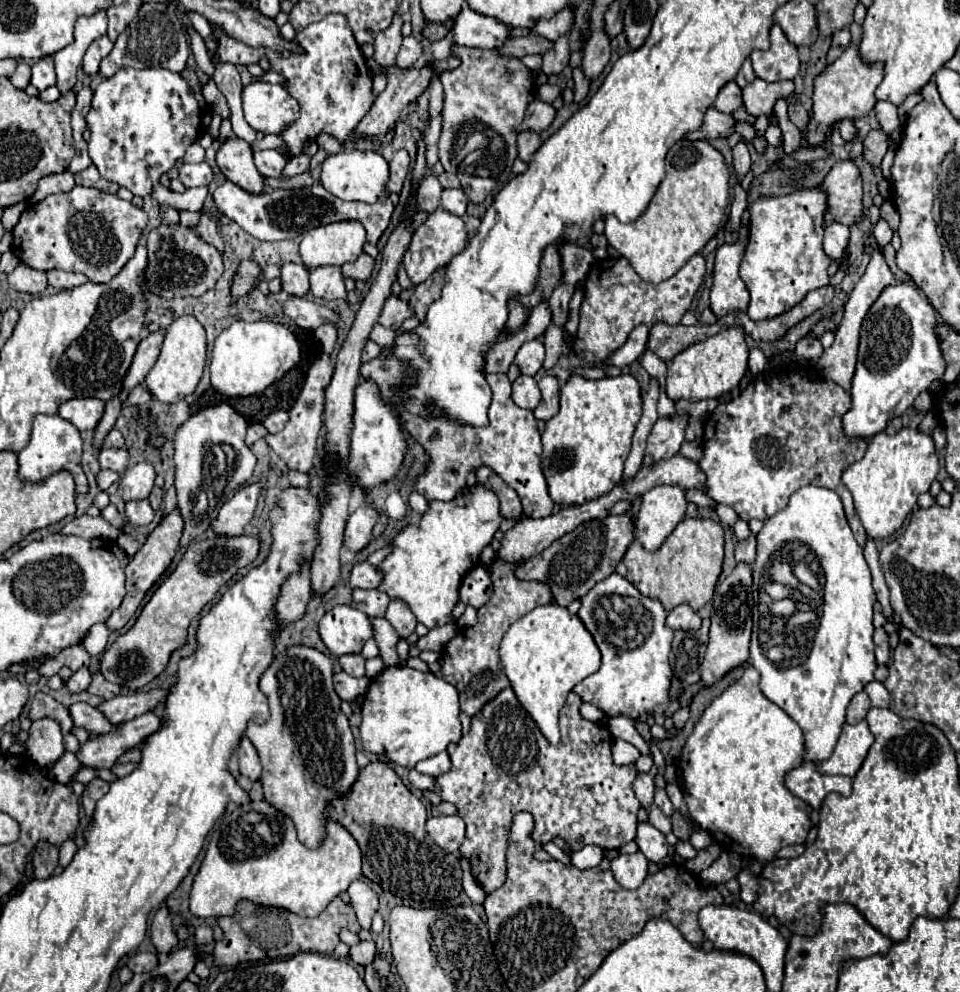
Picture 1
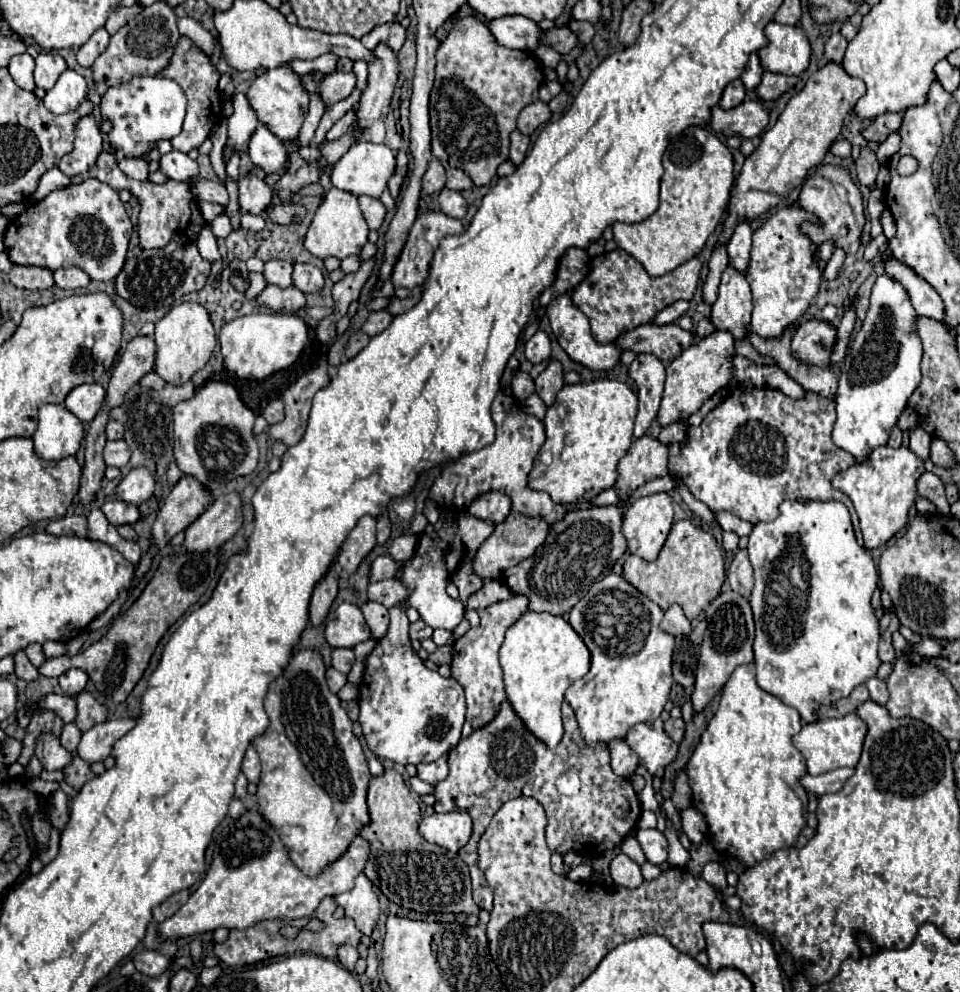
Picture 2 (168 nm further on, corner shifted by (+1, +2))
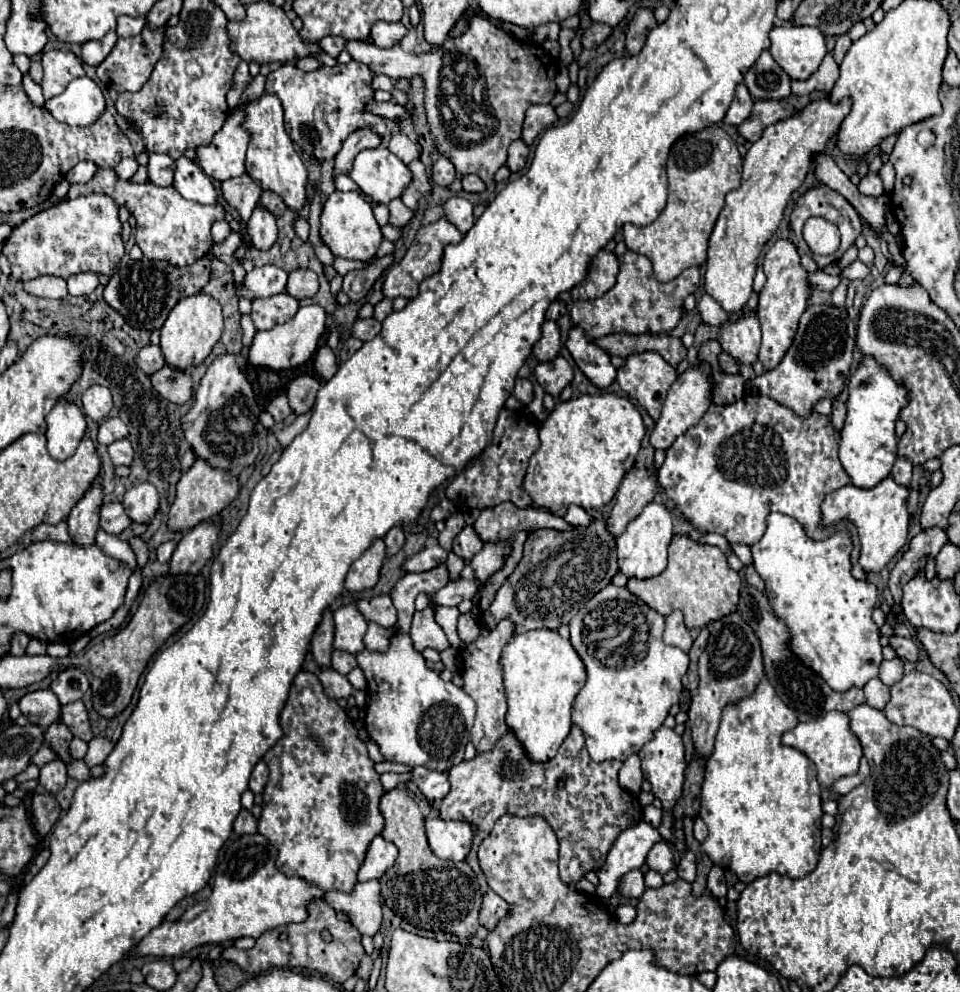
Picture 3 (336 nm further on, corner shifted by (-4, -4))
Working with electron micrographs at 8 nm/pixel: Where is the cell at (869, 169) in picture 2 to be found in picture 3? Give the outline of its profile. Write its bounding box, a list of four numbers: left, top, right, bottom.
[859,173,883,195]

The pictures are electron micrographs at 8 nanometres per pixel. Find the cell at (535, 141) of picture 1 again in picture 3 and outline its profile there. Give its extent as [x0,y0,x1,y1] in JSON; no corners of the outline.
[507,139,529,173]

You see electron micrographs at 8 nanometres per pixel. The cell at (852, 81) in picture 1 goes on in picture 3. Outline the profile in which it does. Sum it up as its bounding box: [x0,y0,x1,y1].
[705,97,851,313]

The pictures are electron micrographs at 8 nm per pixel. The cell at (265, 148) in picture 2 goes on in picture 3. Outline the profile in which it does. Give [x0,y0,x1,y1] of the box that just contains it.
[245,93,307,209]

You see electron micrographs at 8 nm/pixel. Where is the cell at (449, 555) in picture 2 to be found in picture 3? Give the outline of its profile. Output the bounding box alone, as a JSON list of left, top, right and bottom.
[431,601,465,649]

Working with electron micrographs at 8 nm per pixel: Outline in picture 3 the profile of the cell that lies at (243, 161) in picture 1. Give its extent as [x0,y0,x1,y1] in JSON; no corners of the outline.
[247,205,277,249]

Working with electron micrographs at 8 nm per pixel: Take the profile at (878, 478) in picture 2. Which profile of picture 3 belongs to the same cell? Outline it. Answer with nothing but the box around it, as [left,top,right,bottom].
[821,475,909,571]

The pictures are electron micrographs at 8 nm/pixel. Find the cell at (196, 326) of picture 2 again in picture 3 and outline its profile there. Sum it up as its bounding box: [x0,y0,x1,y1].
[161,293,223,371]

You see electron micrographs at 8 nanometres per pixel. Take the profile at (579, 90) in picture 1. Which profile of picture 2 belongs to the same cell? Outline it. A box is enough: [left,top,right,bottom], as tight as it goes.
[568,19,594,45]

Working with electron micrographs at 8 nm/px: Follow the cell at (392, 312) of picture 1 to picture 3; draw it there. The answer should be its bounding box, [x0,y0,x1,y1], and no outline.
[353,319,381,341]

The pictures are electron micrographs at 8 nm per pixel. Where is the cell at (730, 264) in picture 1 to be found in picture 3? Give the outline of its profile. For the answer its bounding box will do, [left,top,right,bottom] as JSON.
[717,313,761,363]

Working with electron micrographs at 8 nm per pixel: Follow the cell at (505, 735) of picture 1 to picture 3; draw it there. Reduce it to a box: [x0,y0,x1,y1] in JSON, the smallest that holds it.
[439,725,643,931]

